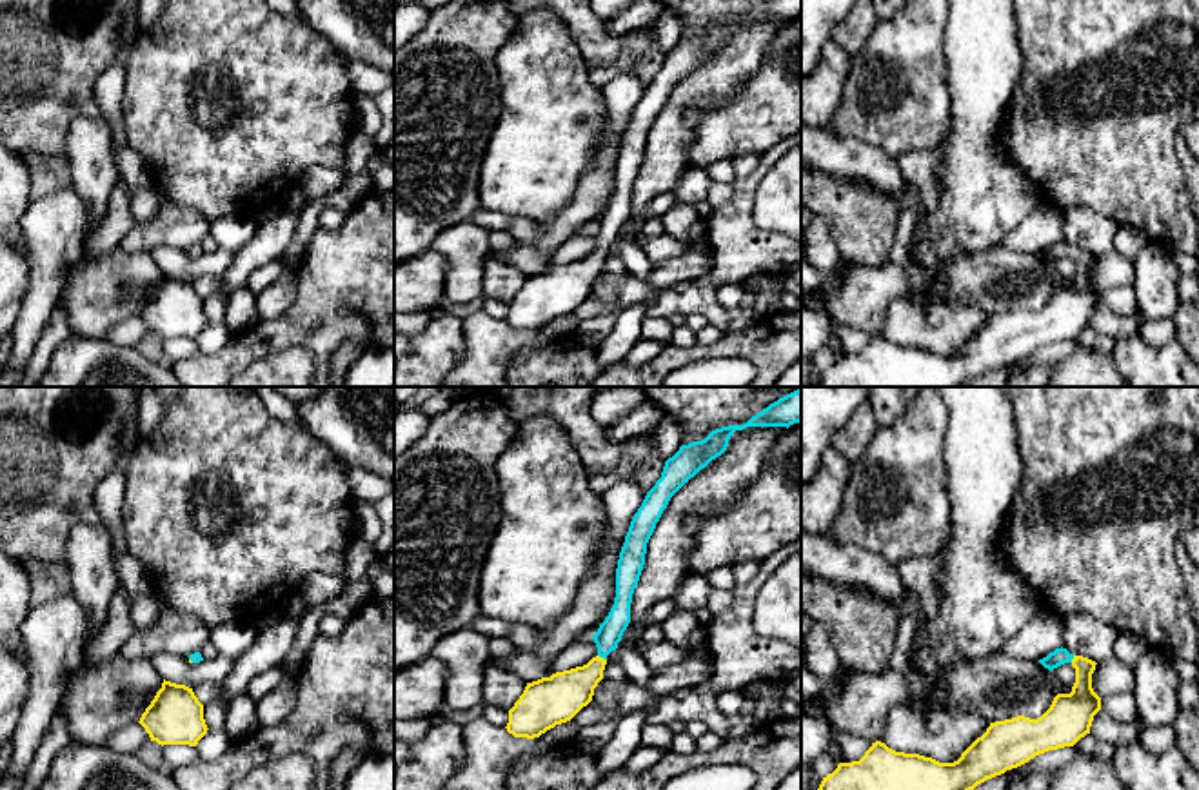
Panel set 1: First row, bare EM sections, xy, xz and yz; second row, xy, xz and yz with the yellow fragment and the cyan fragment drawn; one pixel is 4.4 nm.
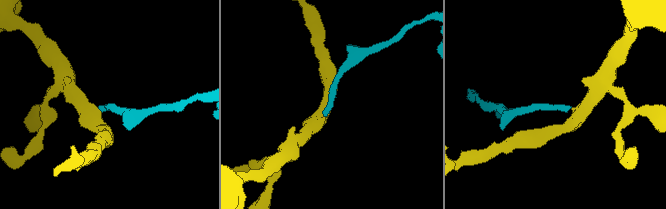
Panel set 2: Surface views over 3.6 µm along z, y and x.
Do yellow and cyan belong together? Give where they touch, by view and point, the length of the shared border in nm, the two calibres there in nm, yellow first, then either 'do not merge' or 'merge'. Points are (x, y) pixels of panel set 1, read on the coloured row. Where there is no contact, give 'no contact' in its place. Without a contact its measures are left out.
meets yellow in xz at (602, 658); contact 50 nm long; 200 nm thick on the yellow side, 110 nm on the other; merge

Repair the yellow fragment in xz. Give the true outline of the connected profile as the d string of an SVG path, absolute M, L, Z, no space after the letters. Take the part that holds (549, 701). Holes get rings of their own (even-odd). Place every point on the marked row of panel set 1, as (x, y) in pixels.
M801 389L770 403L743 425L721 427L701 441L681 445L679 450L665 461L661 478L647 492L625 536L616 568L614 605L592 636L598 656L583 667L527 683L523 694L509 710L509 723L505 726L509 734L527 739L540 737L556 725L570 721L592 701L594 688L603 679L607 656L618 648L618 643L630 623L632 594L645 565L647 543L670 498L690 478L727 450L728 439L736 430L747 427L788 429L799 421Z

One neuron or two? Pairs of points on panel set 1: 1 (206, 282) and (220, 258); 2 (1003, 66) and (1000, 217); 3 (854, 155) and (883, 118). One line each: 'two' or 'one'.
1: two
2: one
3: two

